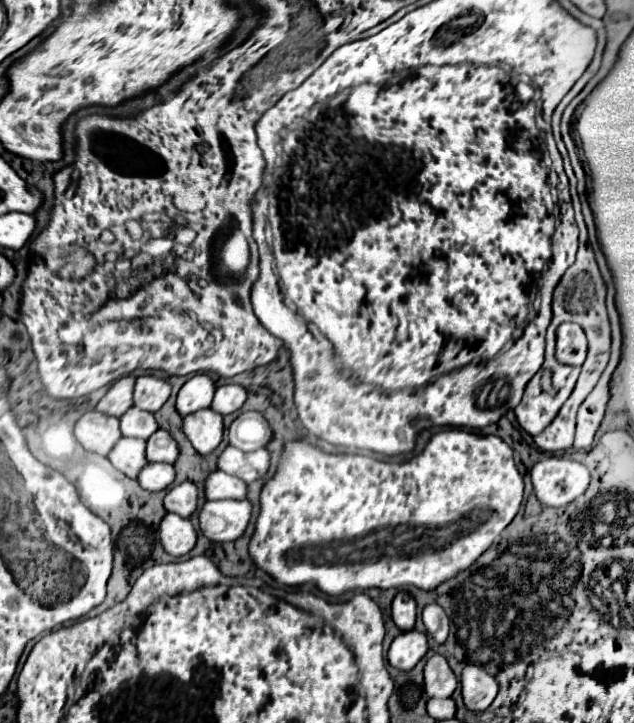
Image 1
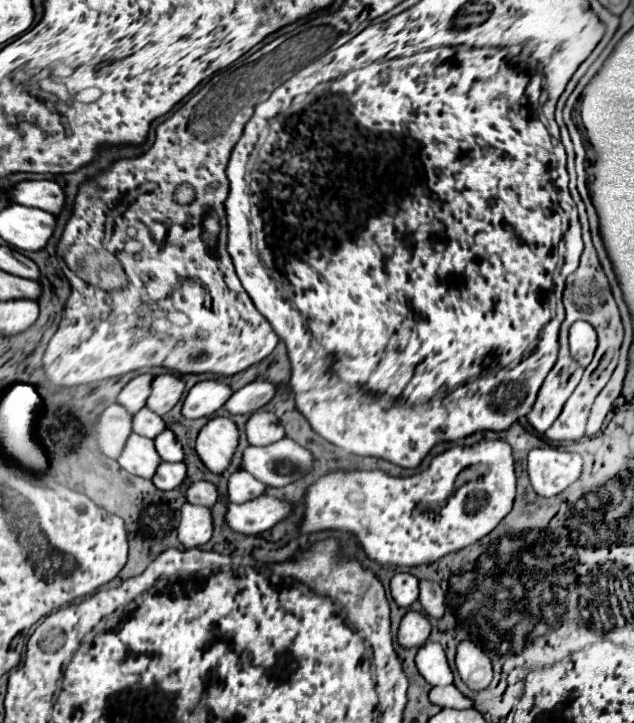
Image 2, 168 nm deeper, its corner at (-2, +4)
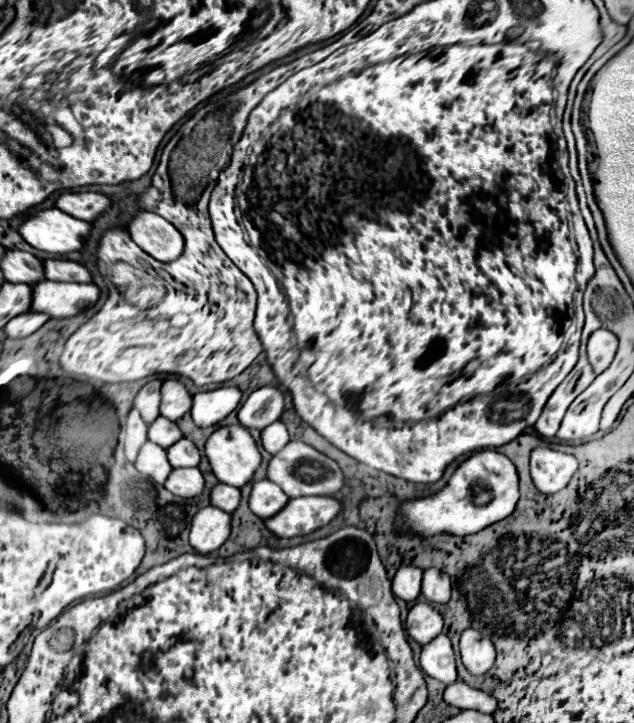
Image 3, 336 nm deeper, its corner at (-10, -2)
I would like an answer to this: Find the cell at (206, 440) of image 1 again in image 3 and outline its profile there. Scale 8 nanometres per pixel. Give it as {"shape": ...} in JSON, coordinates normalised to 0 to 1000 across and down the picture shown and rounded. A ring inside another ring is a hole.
{"shape":[[[344,591],[325,610],[325,632],[347,668],[382,674],[388,671],[413,632],[388,591]]]}

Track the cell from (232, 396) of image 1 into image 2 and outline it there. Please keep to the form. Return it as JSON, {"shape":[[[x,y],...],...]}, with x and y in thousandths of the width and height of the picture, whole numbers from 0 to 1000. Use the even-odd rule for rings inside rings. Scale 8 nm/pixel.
{"shape":[[[404,524],[397,530],[391,530],[388,535],[382,535],[379,541],[372,541],[360,555],[356,555],[356,566],[363,574],[382,574],[382,571],[401,571],[407,566],[413,566],[420,557],[429,555],[429,549],[435,546],[435,533],[426,527],[413,527]]]}

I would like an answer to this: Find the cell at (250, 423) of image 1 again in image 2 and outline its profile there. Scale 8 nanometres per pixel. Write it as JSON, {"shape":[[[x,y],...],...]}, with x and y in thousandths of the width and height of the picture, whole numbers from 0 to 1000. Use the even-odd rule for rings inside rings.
{"shape":[[[404,568],[388,585],[388,604],[394,615],[426,615],[448,604],[448,591],[426,568]]]}

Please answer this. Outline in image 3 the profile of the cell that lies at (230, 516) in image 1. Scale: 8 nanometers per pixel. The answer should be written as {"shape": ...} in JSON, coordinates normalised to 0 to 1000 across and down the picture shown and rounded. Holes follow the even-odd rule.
{"shape":[[[467,687],[432,715],[416,718],[416,726],[438,743],[486,740],[536,710],[536,696],[521,687]]]}

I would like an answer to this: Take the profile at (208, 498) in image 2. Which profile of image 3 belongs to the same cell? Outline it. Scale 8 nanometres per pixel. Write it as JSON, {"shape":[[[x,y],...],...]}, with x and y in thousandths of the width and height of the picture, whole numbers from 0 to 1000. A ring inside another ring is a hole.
{"shape":[[[344,668],[331,682],[331,698],[344,701],[356,710],[369,710],[375,696],[379,696],[379,676],[372,676],[372,674]]]}

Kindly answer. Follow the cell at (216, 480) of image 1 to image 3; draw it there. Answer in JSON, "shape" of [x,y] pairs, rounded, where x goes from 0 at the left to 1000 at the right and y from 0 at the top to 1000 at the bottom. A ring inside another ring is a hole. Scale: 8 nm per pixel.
{"shape":[[[413,663],[397,671],[391,698],[394,698],[394,707],[401,712],[407,712],[410,718],[423,718],[423,715],[435,712],[451,696],[454,696],[454,685],[429,665]]]}

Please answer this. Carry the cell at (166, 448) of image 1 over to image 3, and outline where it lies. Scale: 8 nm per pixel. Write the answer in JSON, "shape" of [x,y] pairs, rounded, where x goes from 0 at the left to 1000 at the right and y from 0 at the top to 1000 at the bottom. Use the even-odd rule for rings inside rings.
{"shape":[[[293,604],[278,610],[265,624],[265,638],[271,646],[309,646],[315,640],[315,627],[306,618],[306,613]]]}

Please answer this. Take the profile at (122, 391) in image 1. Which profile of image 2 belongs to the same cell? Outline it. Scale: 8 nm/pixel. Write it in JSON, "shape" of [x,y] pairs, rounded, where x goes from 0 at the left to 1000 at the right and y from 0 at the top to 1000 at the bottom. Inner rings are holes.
{"shape":[[[218,519],[211,521],[186,546],[186,557],[196,560],[208,574],[218,571],[227,560],[230,560],[230,552],[237,546],[237,530],[240,530],[240,519]]]}

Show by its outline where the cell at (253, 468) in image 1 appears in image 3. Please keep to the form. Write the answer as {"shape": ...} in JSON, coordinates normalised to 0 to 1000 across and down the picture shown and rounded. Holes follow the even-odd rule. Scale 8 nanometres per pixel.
{"shape":[[[457,610],[442,627],[435,627],[420,649],[420,663],[442,671],[454,687],[476,687],[476,685],[524,685],[543,671],[543,660],[530,638],[508,629],[495,618],[476,610]]]}

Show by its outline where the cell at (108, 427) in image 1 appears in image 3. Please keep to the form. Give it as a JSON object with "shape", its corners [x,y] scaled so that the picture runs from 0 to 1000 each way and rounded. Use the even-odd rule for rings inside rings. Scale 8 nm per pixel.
{"shape":[[[208,566],[199,580],[199,607],[196,607],[196,629],[202,638],[215,638],[218,621],[233,607],[230,593],[233,593],[233,588],[224,582],[221,571],[215,566]]]}

